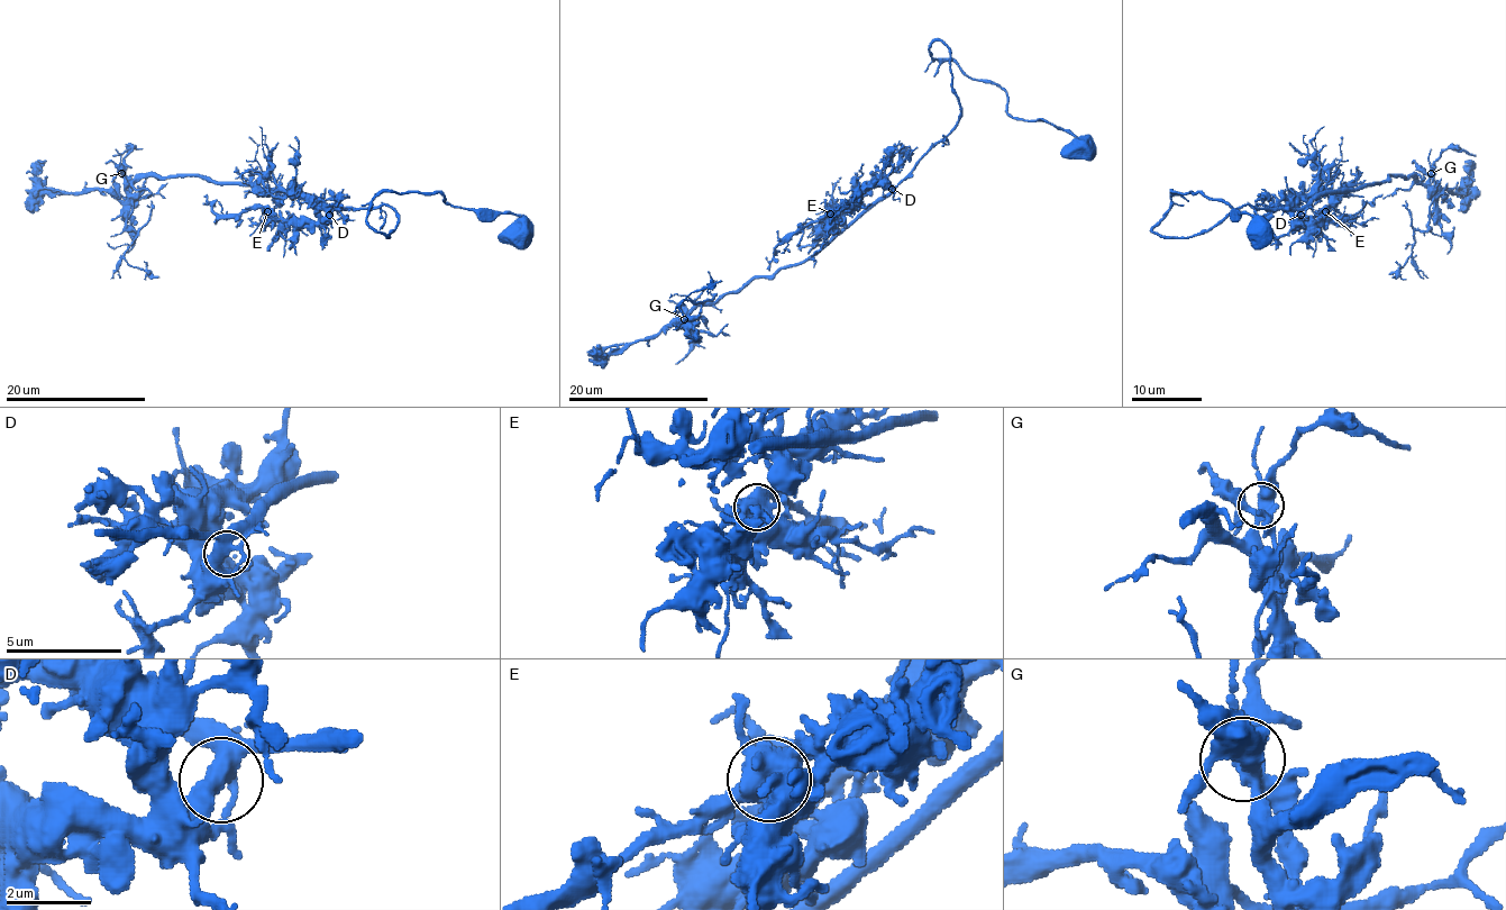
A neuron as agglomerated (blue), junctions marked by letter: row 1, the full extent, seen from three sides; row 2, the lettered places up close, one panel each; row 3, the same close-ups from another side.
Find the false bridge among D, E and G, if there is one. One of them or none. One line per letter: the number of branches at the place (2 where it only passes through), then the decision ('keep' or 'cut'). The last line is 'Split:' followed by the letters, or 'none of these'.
D: branches 5; keep
E: branches 5; keep
G: branches 5; cut
Split: G

